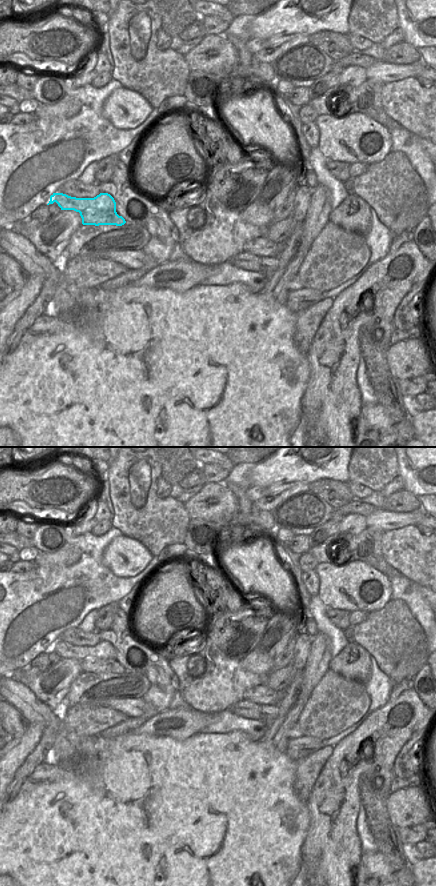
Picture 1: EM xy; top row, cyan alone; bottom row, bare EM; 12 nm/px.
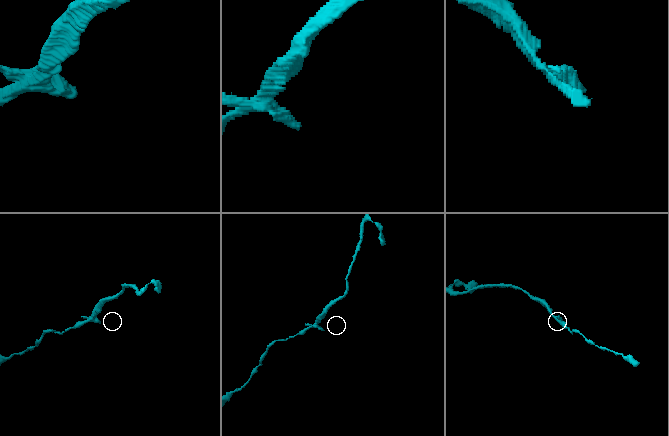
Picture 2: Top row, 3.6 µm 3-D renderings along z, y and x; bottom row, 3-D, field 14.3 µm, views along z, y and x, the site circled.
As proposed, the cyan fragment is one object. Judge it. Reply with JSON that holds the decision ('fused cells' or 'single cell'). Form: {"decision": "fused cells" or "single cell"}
{"decision": "fused cells"}

